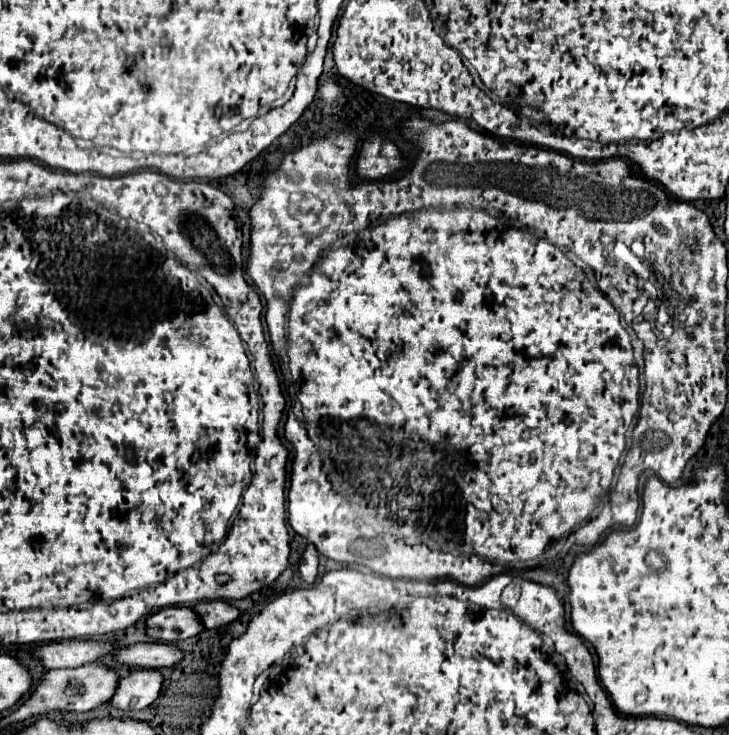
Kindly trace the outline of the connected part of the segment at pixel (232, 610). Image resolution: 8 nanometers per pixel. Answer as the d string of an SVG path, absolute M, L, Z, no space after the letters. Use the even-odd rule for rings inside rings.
M215 600L215 602L203 602L203 604L195 604L193 606L195 612L199 612L199 616L205 622L205 628L221 628L231 624L233 620L237 620L241 616L239 608L223 602L223 600Z

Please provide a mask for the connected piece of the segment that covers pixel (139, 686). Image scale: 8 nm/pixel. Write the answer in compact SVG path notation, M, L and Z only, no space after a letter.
M139 670L121 678L115 696L107 702L121 710L141 710L153 704L163 688L163 674L159 670Z

